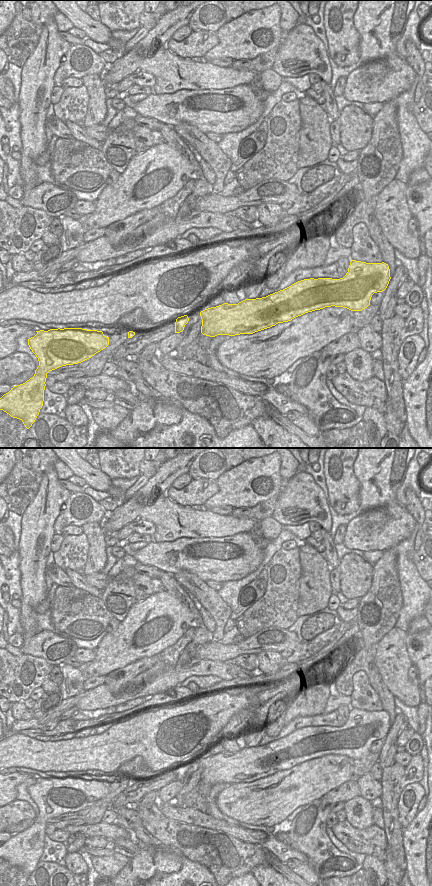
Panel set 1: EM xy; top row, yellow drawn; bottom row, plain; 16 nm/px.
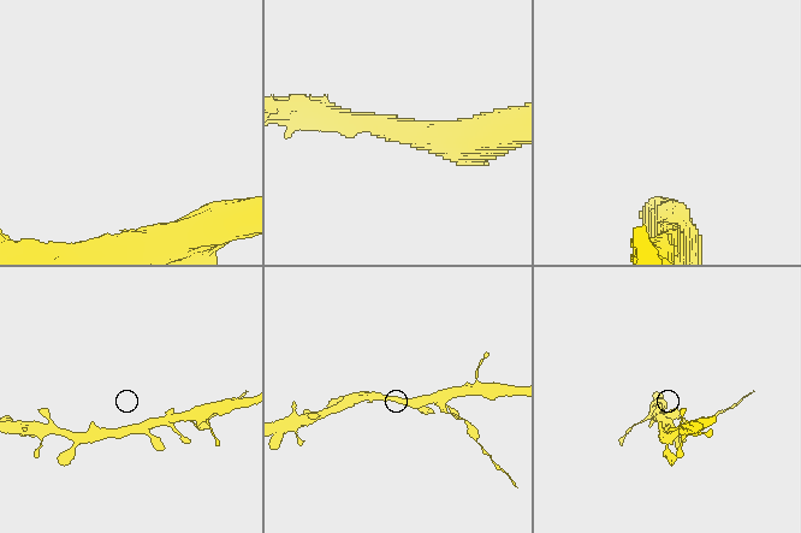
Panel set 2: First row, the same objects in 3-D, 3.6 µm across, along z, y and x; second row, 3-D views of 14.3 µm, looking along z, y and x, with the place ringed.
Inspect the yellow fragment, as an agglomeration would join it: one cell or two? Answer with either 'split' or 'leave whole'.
split

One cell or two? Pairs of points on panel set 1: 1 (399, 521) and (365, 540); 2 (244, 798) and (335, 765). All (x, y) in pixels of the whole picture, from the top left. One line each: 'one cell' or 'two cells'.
1: one cell
2: one cell

